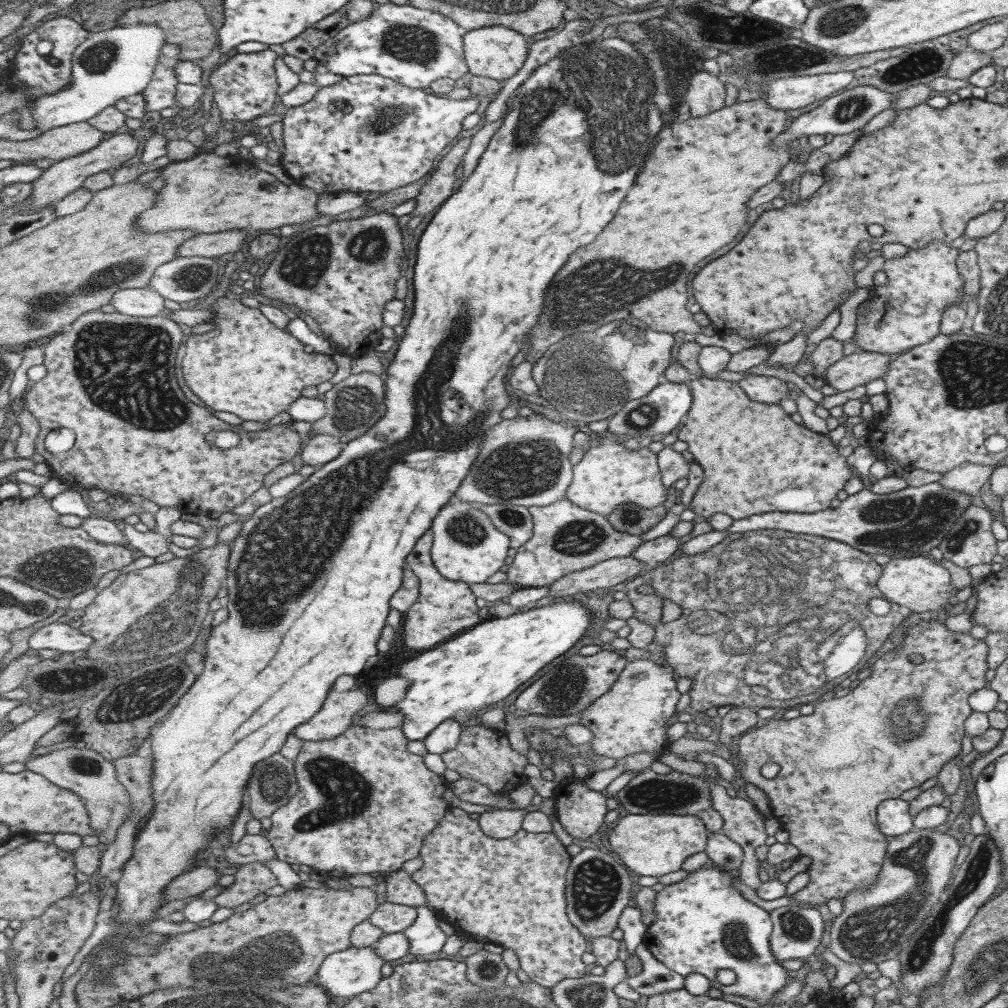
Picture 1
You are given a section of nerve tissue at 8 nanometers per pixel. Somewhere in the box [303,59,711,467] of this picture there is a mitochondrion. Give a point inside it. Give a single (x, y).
(604, 288)

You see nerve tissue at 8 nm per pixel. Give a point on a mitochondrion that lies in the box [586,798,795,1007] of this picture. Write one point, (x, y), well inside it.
(736, 943)

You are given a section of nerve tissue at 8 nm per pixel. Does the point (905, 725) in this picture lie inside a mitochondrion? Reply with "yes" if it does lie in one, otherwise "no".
yes

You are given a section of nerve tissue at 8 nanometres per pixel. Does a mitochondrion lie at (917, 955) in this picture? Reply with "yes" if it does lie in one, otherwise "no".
yes

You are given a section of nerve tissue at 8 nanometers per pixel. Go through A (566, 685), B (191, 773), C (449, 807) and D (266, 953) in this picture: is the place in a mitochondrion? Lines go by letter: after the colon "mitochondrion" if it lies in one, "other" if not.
A: mitochondrion
B: other
C: other
D: mitochondrion

